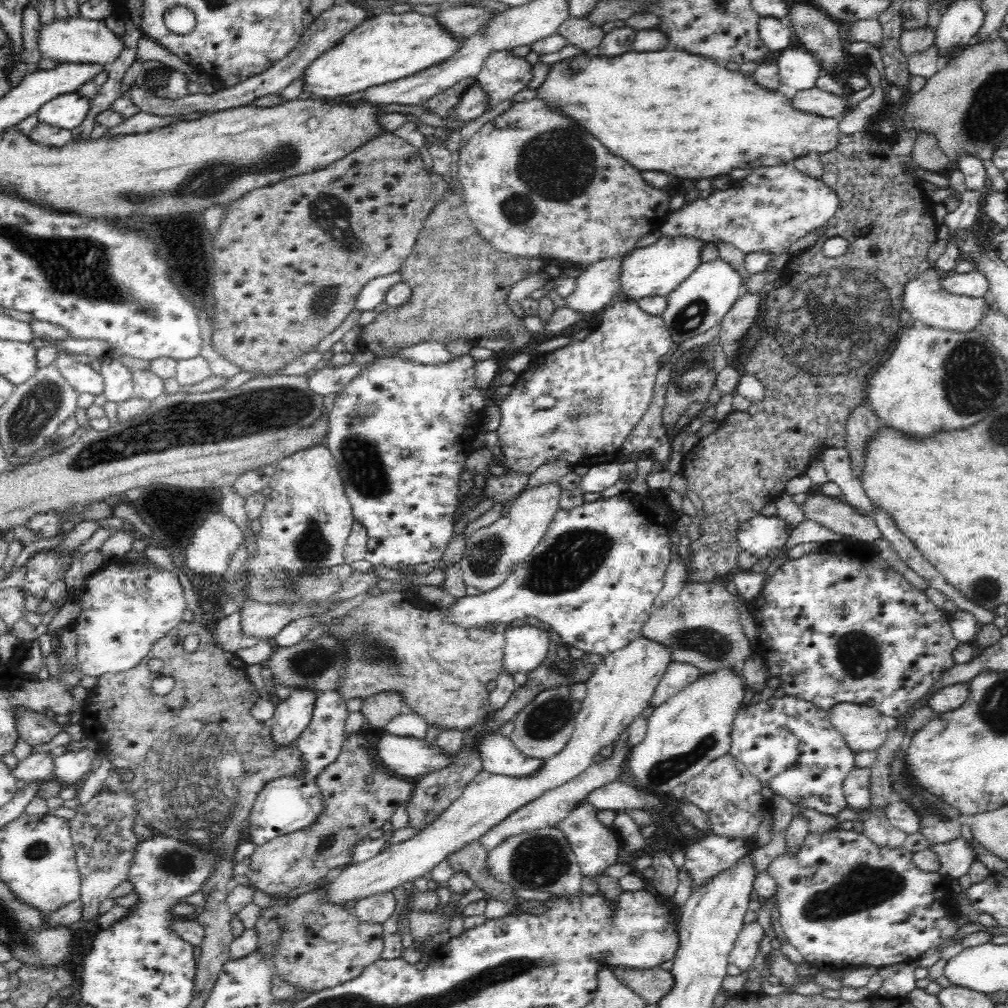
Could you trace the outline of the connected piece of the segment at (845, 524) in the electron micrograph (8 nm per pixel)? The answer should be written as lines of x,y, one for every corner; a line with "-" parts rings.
816,493
809,495
800,508
805,518
819,522
845,538
854,538
860,543
871,544
881,536
872,517
856,513
855,508
843,499

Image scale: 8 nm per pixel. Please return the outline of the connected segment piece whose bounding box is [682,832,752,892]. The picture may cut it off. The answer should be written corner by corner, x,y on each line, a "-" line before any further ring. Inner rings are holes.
713,832
711,835
700,839
699,842
691,844
684,850
685,864
682,868
691,878
691,892
703,884
709,883
712,877
718,876
721,872
728,870
742,857
746,857
751,848
751,844
746,843
744,839
718,836

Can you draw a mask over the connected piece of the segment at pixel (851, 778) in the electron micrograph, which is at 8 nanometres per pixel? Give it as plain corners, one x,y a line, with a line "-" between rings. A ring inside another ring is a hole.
853,768
843,782
843,796
848,808
863,810
871,806
871,769

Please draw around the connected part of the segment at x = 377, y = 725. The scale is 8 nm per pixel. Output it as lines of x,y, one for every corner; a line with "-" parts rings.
392,691
380,692
362,702
361,712
372,729
384,730
390,720
406,710
404,697

